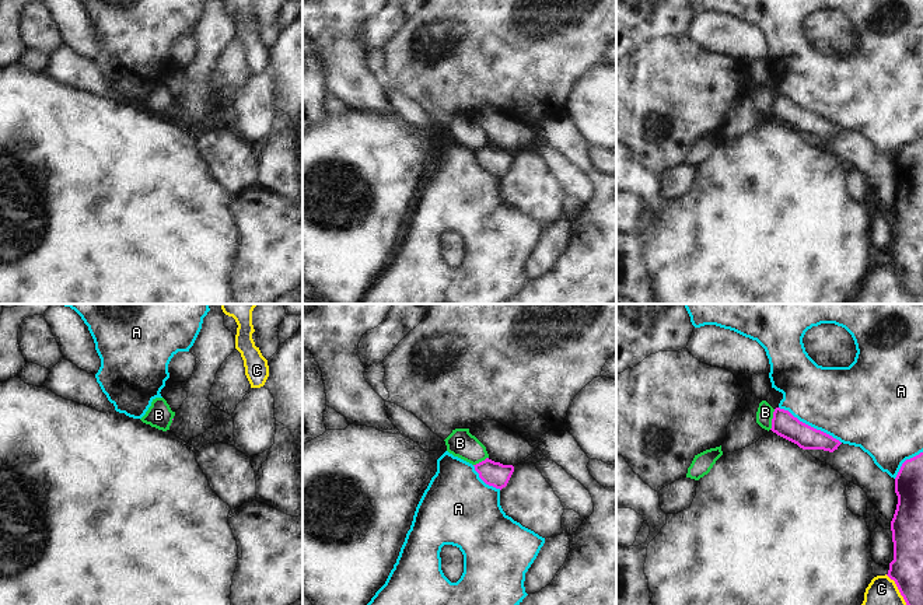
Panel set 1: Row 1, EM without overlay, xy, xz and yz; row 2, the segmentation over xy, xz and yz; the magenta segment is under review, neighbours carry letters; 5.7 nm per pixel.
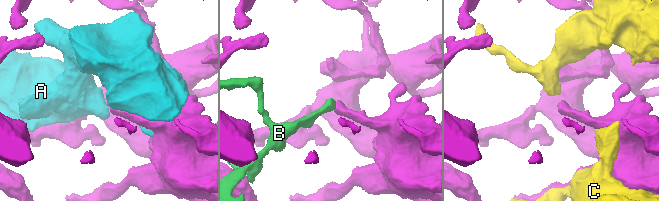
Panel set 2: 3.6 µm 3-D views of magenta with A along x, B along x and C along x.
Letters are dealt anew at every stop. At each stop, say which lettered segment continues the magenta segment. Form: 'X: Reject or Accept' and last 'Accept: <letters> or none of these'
A: Reject
B: Reject
C: Reject
Accept: none of these.

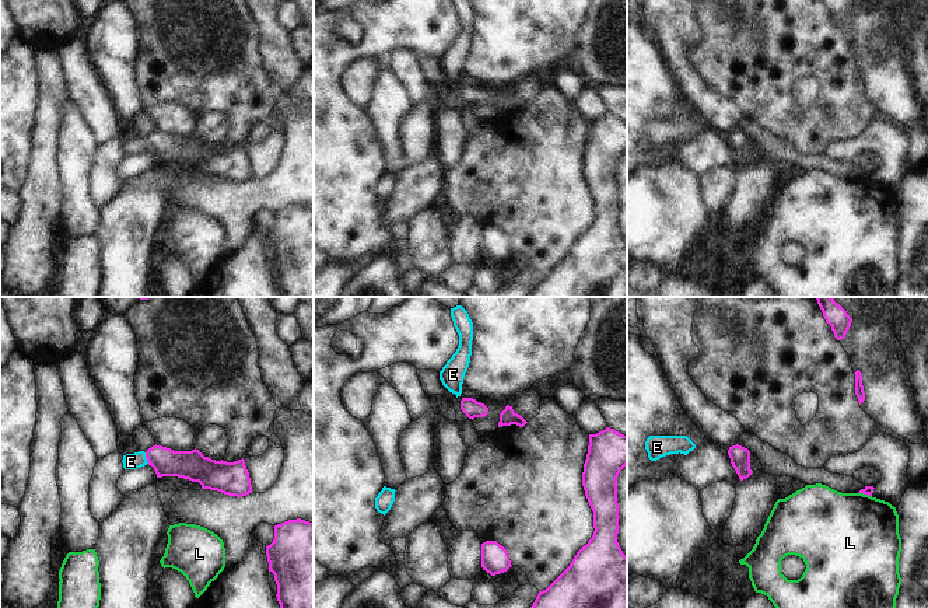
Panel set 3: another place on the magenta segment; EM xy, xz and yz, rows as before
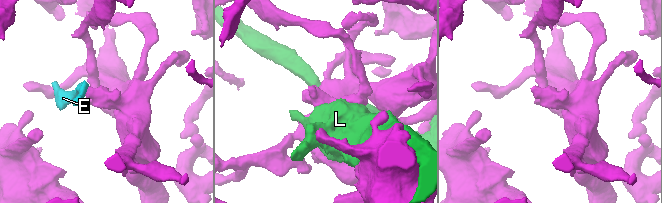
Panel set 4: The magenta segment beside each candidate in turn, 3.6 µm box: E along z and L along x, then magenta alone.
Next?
E: Accept
L: Reject
Accept: E.

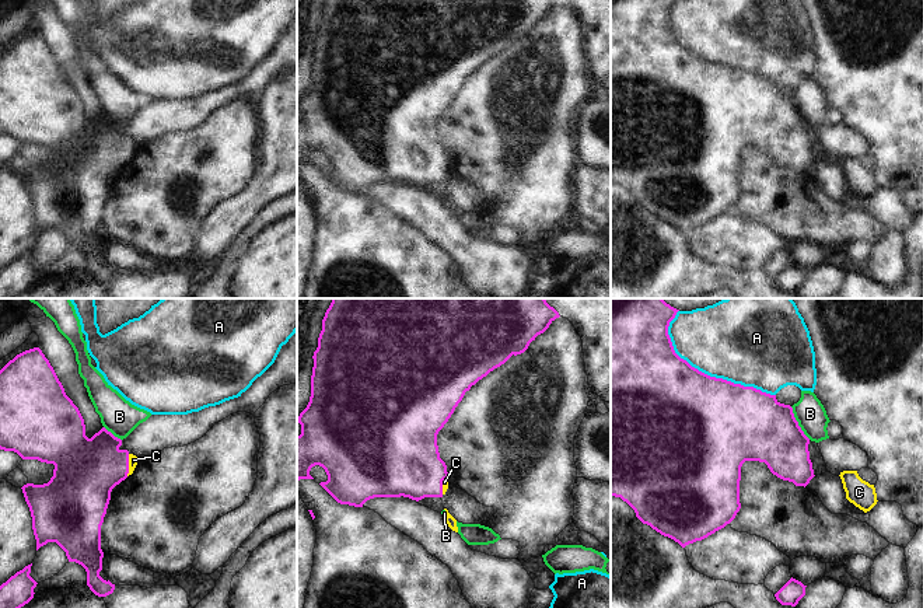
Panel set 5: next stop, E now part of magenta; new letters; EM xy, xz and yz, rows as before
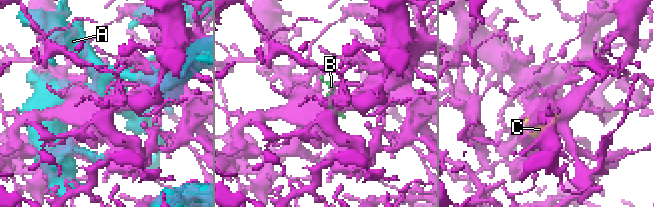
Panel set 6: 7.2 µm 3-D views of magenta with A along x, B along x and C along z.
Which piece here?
A: Reject
B: Reject
C: Accept
Accept: C.

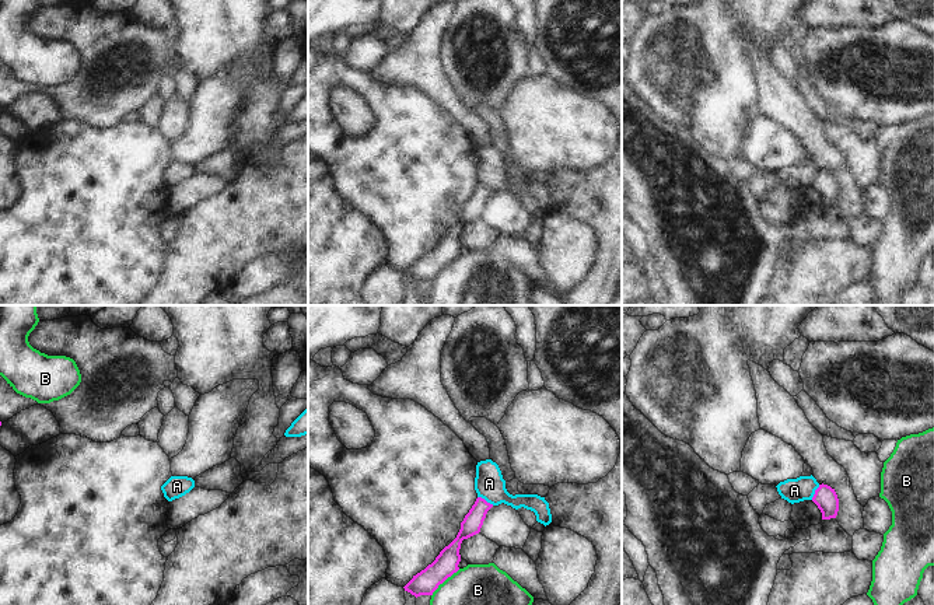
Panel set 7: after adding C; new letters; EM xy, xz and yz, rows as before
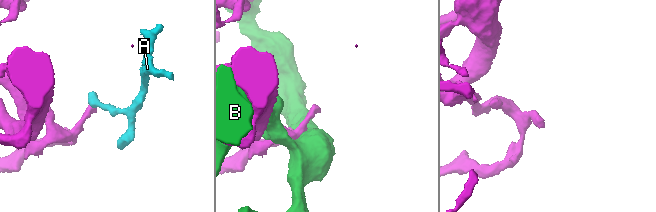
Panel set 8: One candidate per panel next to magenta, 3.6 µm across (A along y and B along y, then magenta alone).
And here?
A: Reject
B: Reject
Accept: none of these.

